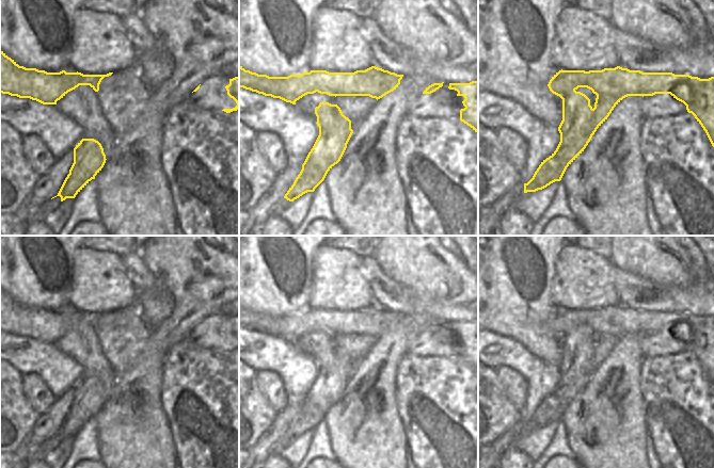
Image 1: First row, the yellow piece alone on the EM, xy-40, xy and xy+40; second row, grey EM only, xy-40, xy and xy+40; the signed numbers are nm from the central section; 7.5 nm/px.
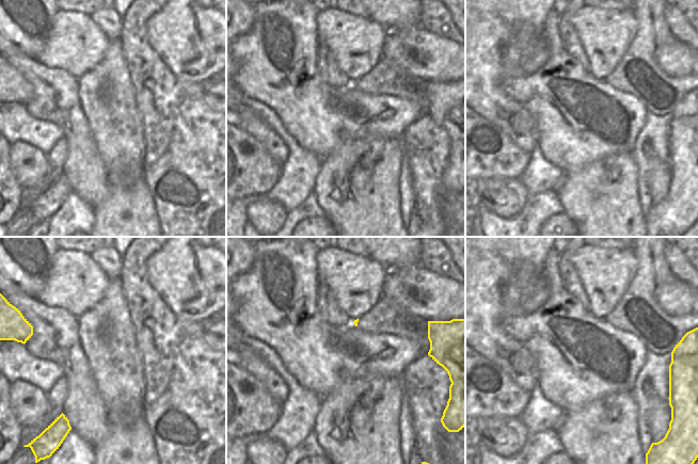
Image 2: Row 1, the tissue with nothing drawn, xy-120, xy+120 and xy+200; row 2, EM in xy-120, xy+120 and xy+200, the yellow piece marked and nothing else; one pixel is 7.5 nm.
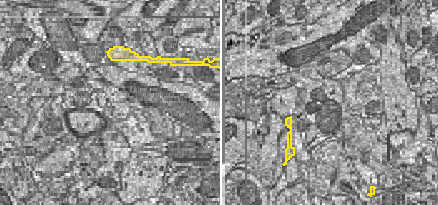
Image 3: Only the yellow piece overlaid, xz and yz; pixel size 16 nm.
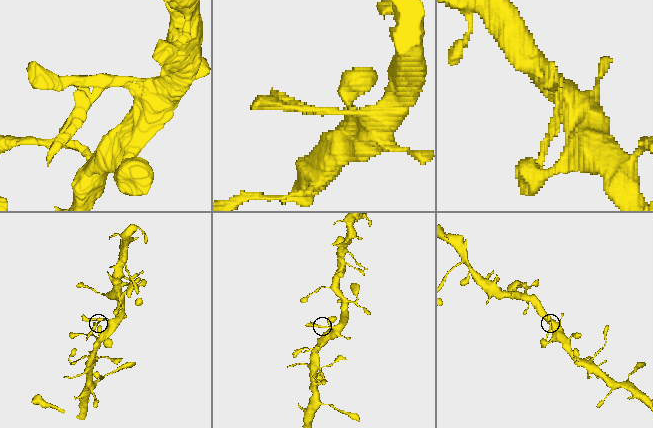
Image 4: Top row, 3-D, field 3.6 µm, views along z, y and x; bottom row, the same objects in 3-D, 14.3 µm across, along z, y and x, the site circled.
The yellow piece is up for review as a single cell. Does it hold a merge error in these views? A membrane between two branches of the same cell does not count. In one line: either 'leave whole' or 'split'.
leave whole

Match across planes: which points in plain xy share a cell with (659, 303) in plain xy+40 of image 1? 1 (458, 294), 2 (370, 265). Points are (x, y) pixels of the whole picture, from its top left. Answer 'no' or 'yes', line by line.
1: no
2: yes

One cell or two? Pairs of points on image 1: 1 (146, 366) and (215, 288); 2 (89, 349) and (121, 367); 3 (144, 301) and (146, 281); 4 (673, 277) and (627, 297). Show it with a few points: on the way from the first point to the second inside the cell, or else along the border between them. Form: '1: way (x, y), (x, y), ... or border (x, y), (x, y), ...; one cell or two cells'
1: way (160, 347), (196, 311), (196, 307); one cell
2: border (95, 335), (100, 352), (115, 375); two cells
3: border (158, 283), (136, 292); two cells
4: border (636, 274), (662, 285), (684, 286); two cells

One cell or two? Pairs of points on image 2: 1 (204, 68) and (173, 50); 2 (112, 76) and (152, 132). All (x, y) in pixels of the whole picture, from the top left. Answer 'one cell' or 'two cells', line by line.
1: one cell
2: two cells

